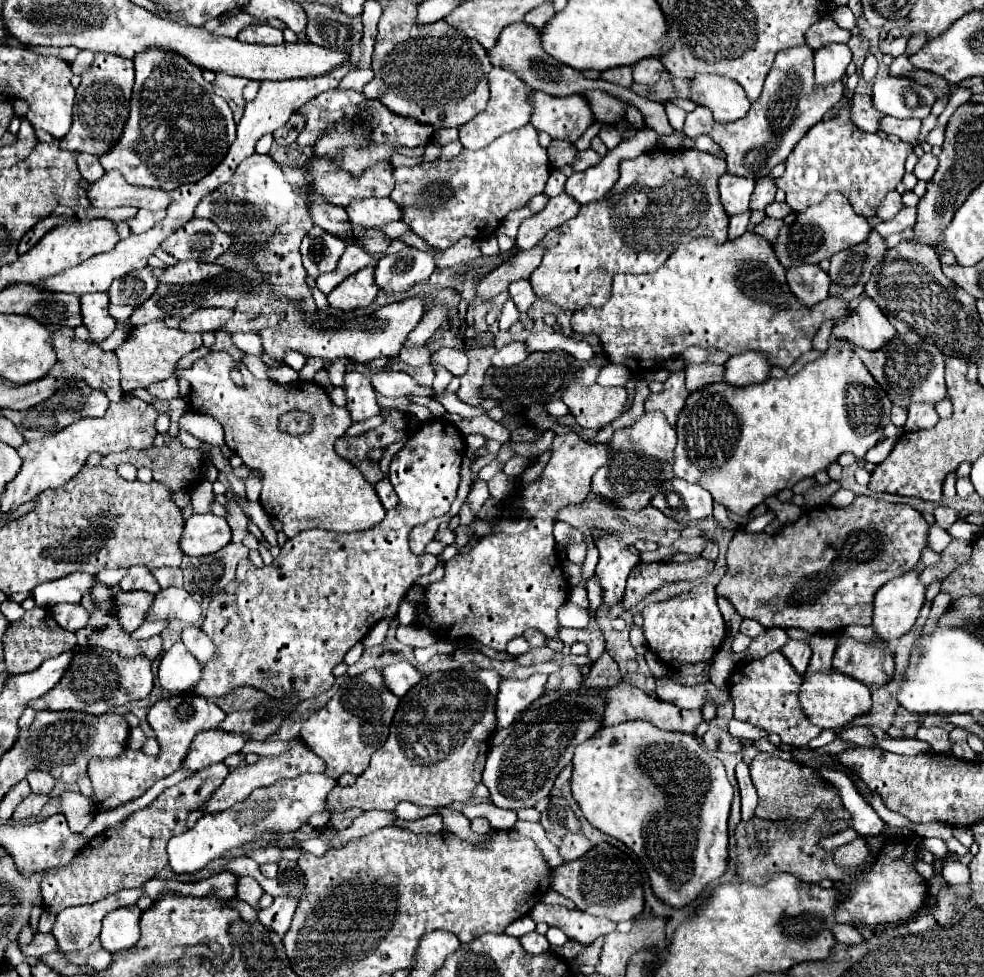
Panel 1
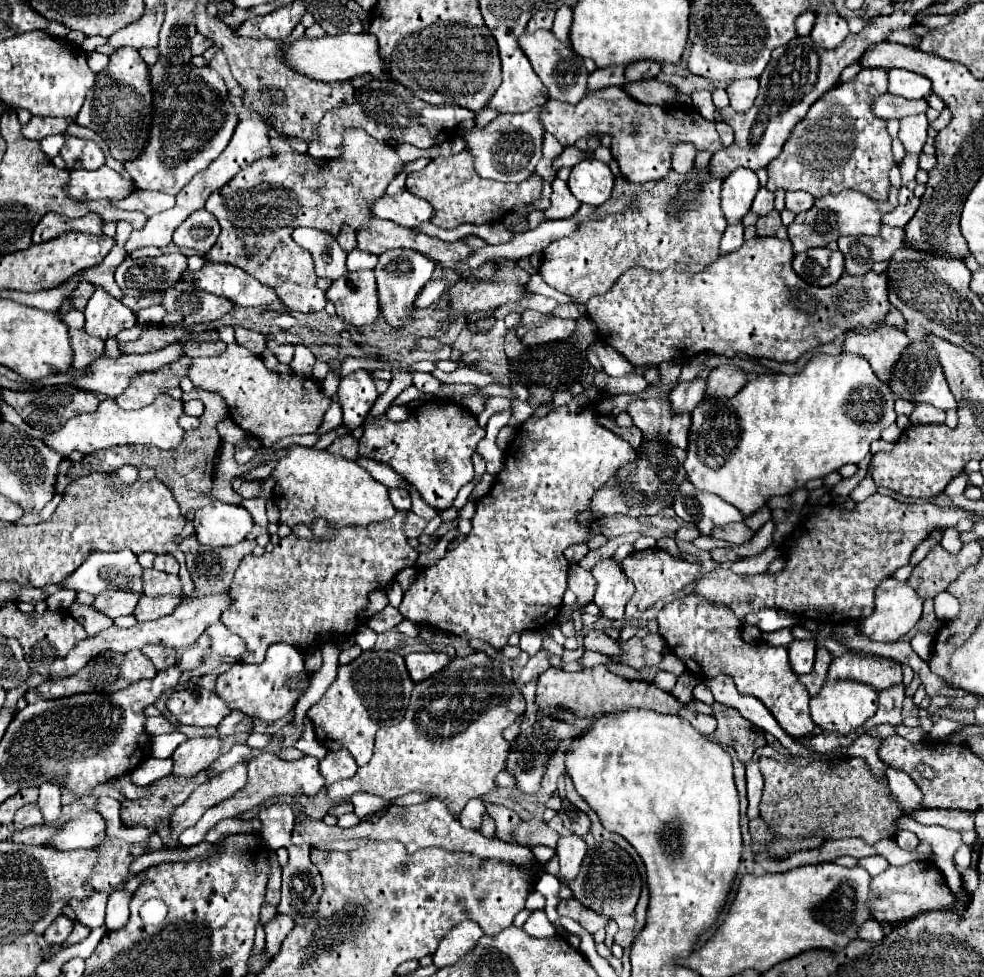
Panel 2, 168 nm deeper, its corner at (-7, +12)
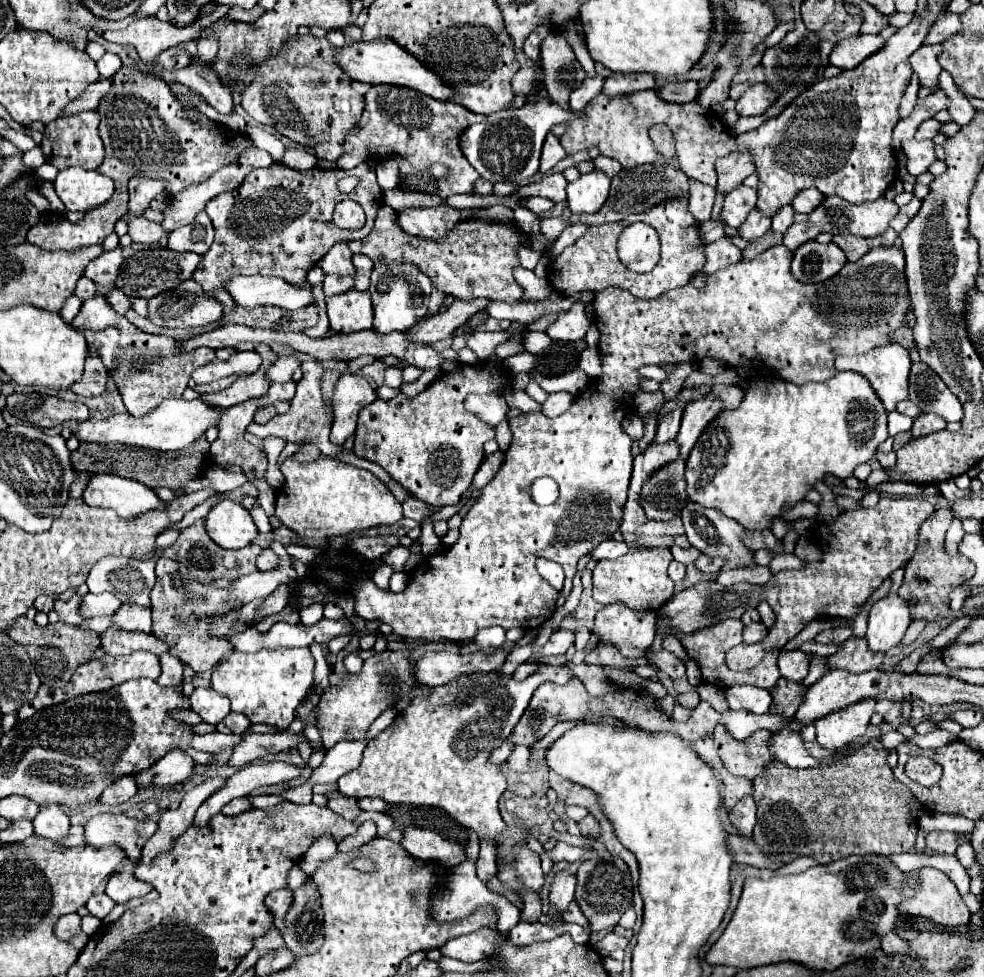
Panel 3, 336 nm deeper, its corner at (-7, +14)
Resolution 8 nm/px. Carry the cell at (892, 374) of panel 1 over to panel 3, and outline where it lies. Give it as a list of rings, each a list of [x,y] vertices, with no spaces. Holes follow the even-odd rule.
[[[914,363],[910,371],[910,401],[924,413],[936,413],[946,421],[962,421],[964,411],[958,397],[924,363]]]

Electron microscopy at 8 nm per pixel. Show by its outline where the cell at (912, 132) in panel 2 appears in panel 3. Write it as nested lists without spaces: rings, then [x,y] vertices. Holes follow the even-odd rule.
[[[910,139],[902,145],[904,153],[908,155],[908,173],[918,177],[922,173],[928,171],[928,167],[936,161],[936,153],[934,153],[934,143],[932,141],[916,141]]]

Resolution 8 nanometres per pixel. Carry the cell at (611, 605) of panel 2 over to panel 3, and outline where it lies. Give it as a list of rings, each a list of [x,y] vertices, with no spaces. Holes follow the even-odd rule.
[[[618,601],[596,613],[592,633],[598,637],[598,643],[614,645],[624,657],[636,659],[652,645],[656,635],[654,623],[654,611],[638,613]]]

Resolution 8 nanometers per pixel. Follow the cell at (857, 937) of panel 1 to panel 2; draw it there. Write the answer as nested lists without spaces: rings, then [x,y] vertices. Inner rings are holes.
[[[872,919],[868,923],[862,923],[862,927],[858,929],[858,937],[866,939],[866,941],[880,941],[884,937],[884,931],[882,931],[880,923]]]

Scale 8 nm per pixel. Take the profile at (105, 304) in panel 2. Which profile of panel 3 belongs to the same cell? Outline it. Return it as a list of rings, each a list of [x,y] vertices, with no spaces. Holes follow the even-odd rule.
[[[100,293],[82,305],[80,313],[72,321],[72,327],[86,337],[90,347],[98,349],[102,363],[114,375],[114,383],[122,395],[128,413],[134,417],[150,413],[150,409],[156,409],[168,397],[182,397],[192,377],[192,371],[216,359],[210,347],[198,347],[192,353],[174,355],[174,349],[178,349],[184,339],[172,339],[140,331],[124,315],[118,315]],[[134,357],[144,357],[144,361],[130,361]]]

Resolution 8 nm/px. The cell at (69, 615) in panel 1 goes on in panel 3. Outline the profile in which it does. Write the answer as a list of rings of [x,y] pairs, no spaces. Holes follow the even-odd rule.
[[[114,627],[104,631],[100,635],[100,641],[102,641],[102,649],[108,655],[130,655],[138,649],[150,651],[156,657],[168,653],[166,645],[160,639],[156,639],[154,635],[134,633],[134,631],[120,631],[120,629],[114,629]]]

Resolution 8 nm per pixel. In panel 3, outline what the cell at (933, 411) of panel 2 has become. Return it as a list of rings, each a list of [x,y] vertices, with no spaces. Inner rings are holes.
[[[922,413],[920,417],[914,419],[912,425],[912,437],[922,437],[922,435],[930,435],[936,431],[946,429],[946,421],[934,413]]]

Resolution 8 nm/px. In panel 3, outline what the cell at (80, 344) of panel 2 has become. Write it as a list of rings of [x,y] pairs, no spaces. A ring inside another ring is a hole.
[[[88,355],[82,381],[74,383],[70,389],[82,397],[96,397],[96,395],[102,395],[106,391],[106,381],[108,381],[108,371],[102,365],[100,357]]]

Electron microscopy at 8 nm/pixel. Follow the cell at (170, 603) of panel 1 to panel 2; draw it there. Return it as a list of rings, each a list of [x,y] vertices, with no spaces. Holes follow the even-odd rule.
[[[142,595],[142,599],[136,605],[136,619],[142,621],[152,621],[164,615],[170,615],[170,611],[174,611],[174,607],[178,607],[178,603],[182,601],[182,597],[176,595],[160,595],[160,597],[146,597]]]

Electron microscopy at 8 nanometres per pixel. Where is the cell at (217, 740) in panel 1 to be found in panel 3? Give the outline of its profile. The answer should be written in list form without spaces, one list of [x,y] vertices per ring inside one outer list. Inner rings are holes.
[[[172,749],[158,763],[154,763],[150,767],[150,771],[154,773],[152,787],[154,789],[164,789],[164,787],[186,781],[190,777],[190,773],[194,771],[194,761],[184,751]]]

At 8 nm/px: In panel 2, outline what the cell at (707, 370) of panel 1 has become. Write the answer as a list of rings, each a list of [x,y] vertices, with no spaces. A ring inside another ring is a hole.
[[[696,377],[692,381],[680,381],[672,391],[670,391],[670,401],[672,409],[678,413],[684,411],[694,411],[694,407],[702,401],[706,393],[706,379]]]

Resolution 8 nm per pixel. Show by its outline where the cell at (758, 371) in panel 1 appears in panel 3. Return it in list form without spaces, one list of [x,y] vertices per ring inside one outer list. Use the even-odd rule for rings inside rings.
[[[700,397],[700,399],[688,403],[688,407],[682,413],[680,431],[676,435],[676,441],[680,445],[678,459],[682,459],[682,461],[688,459],[698,437],[702,435],[706,425],[720,413],[720,409],[722,409],[722,403],[716,401],[714,397]]]

